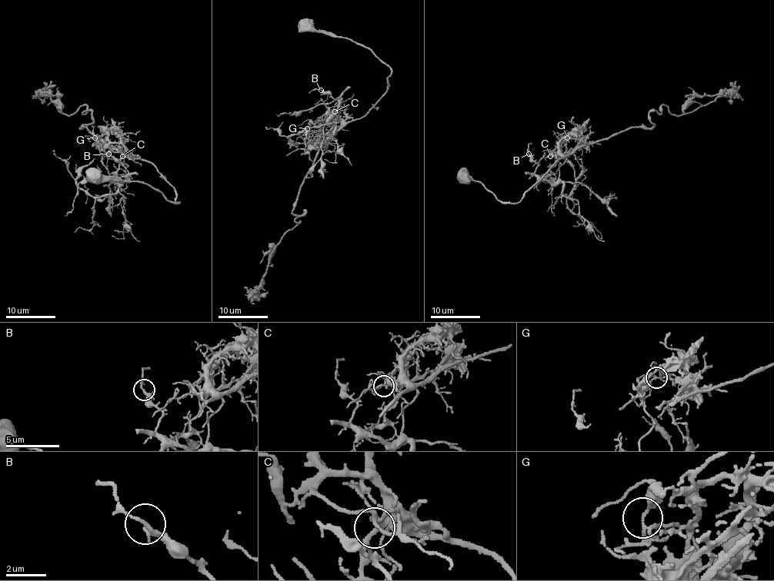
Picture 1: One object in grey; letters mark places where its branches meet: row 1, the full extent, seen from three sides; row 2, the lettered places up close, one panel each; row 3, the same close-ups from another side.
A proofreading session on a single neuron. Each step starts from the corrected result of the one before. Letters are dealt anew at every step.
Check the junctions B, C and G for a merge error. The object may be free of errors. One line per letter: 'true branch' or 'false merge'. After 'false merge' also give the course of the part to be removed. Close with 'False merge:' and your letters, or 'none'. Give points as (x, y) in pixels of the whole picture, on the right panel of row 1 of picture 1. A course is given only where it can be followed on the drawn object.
B: true branch
C: true branch
G: false merge; foreign part runs (568, 137), (560, 146), (565, 162), (558, 176), (554, 182), (538, 177), (545, 174), (552, 184), (552, 216)
False merge: G

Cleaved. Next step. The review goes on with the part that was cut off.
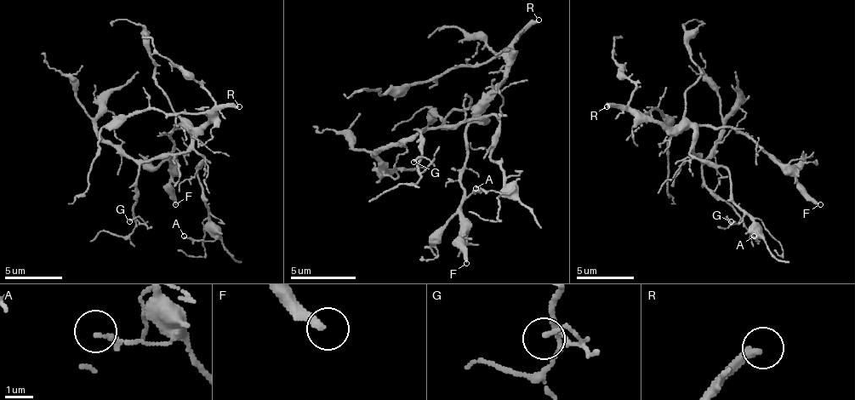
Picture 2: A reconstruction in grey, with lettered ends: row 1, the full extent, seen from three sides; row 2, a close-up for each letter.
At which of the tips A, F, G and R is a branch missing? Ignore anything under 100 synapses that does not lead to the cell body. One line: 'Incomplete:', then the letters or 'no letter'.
Incomplete: R

